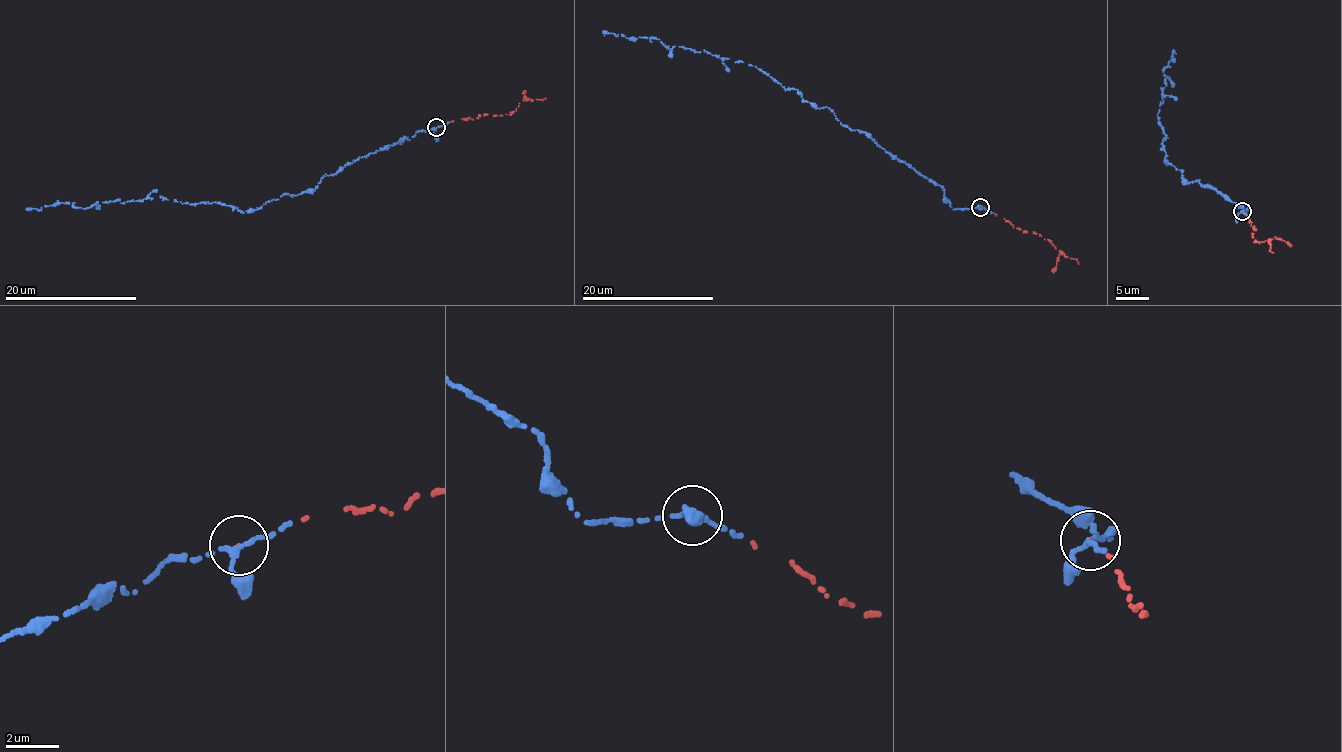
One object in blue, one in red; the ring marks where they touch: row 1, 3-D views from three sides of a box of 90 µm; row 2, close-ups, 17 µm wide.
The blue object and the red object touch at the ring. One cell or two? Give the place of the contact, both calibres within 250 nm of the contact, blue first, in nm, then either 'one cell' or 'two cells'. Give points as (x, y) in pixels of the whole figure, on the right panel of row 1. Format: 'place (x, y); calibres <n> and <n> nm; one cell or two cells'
place (1242, 211); calibres 180 and 50 nm; one cell

